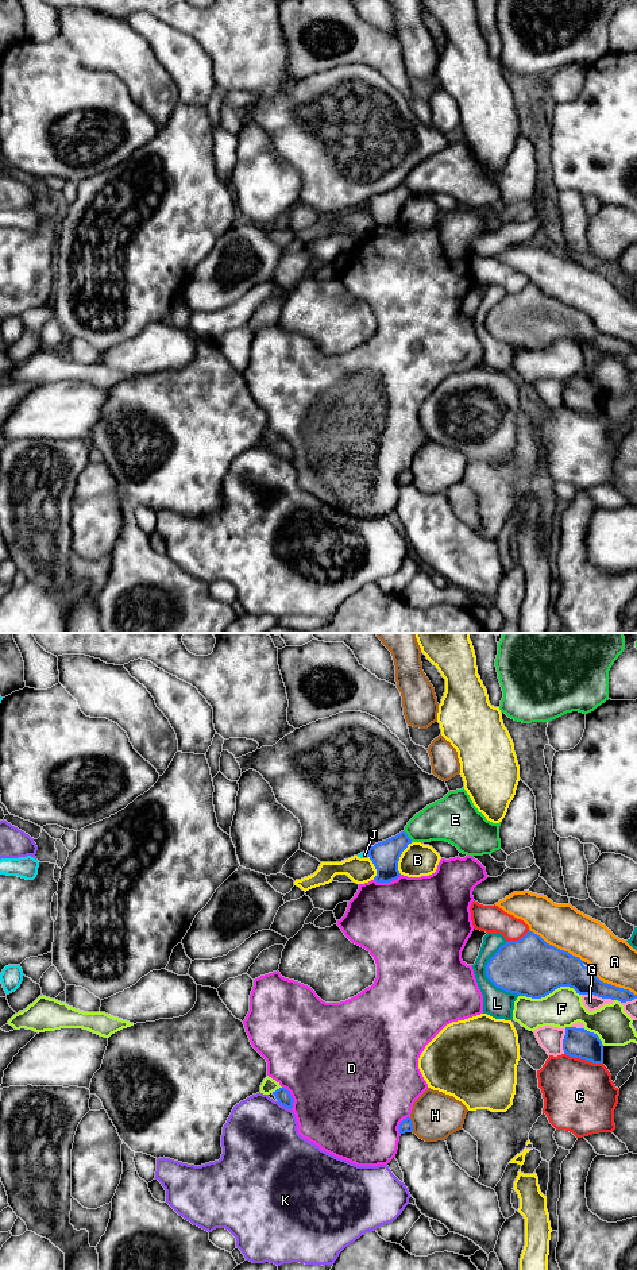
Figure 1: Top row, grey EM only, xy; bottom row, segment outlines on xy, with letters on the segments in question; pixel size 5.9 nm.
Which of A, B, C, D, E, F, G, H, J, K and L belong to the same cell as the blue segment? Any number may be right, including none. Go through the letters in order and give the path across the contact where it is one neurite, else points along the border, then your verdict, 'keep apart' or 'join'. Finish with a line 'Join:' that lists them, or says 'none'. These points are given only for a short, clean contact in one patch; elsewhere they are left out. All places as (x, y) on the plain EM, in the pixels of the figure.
A: keep apart
B: keep apart
C: keep apart
D: keep apart
E: keep apart
F: keep apart
G: keep apart
H: keep apart
J: keep apart
K: keep apart
L: keep apart
Join: none

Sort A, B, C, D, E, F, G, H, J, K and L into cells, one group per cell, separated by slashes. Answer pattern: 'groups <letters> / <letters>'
groups A / B / C / D / E / F / G / H / J / K / L

